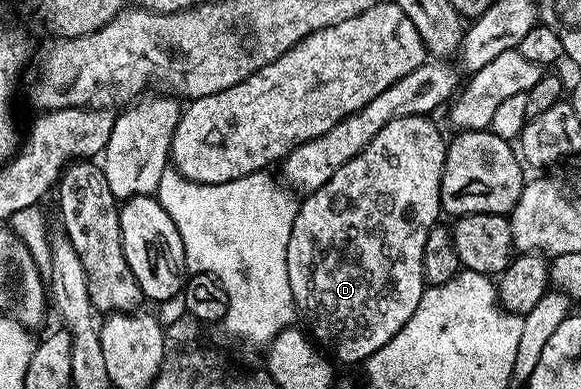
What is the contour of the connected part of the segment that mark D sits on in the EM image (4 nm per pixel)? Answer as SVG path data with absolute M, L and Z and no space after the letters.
M425 115L386 123L326 184L301 200L287 247L287 278L297 312L304 317L311 338L338 363L361 364L390 343L414 315L424 294L422 250L426 248L426 235L442 217L440 180L448 150L446 137L432 120Z

